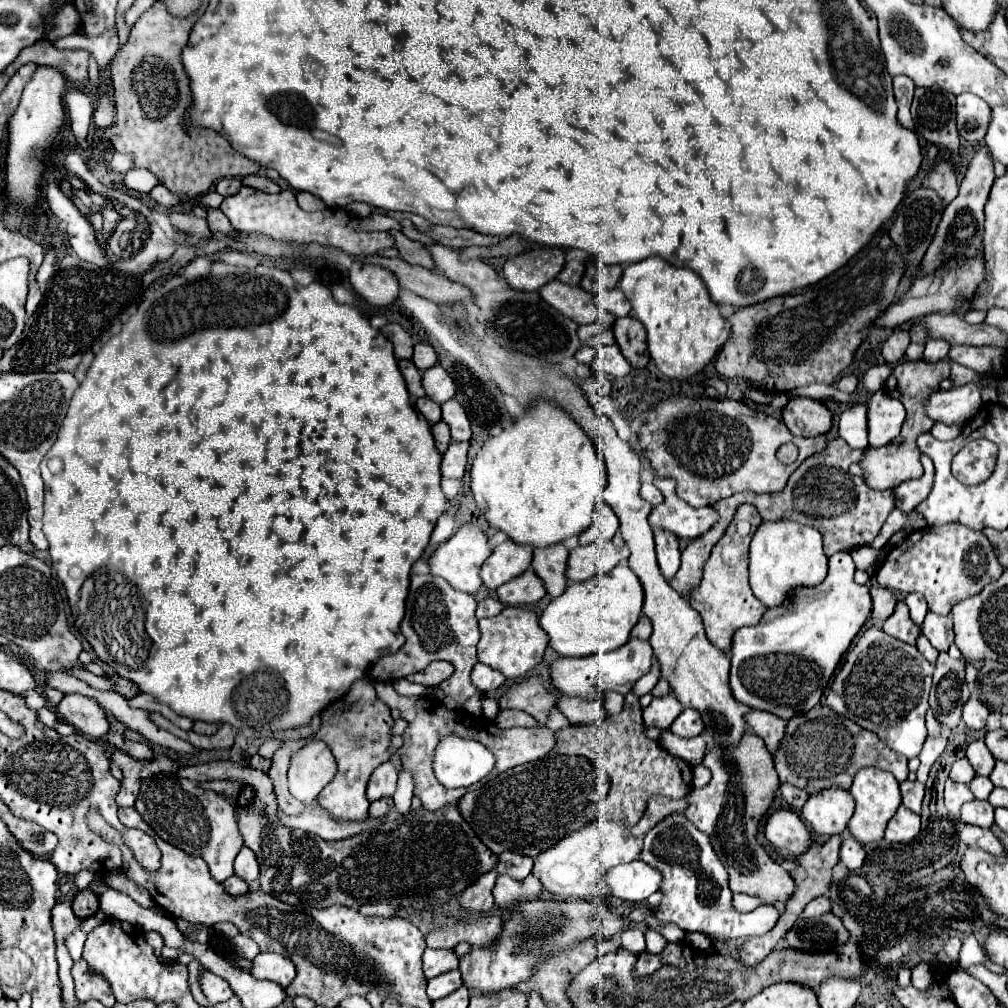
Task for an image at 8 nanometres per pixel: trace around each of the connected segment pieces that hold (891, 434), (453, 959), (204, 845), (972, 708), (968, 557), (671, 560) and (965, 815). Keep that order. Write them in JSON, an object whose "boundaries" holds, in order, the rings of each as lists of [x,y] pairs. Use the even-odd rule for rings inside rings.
{"boundaries":[[[[879,390],[867,402],[867,420],[869,420],[869,446],[887,446],[901,432],[905,408],[899,400]]],[[[427,948],[423,954],[423,974],[427,978],[435,978],[443,972],[449,970],[457,970],[459,958],[453,950],[435,950],[435,948]]],[[[169,772],[143,780],[135,808],[165,842],[181,848],[183,852],[189,852],[191,856],[201,856],[203,860],[207,860],[209,870],[215,872],[215,880],[225,882],[229,876],[233,876],[233,860],[243,846],[233,806],[211,790],[201,790],[199,806],[195,804],[197,784],[185,778],[177,778]]],[[[973,696],[965,702],[963,706],[963,722],[967,724],[969,730],[981,730],[987,722],[987,716],[989,716],[989,710]]],[[[951,522],[945,526],[929,526],[911,532],[901,546],[889,550],[883,564],[877,568],[875,578],[889,590],[903,594],[923,594],[929,610],[945,616],[957,602],[975,596],[981,592],[981,588],[985,588],[985,584],[997,580],[1001,572],[1003,566],[997,562],[991,542],[981,532]]],[[[653,528],[655,534],[655,550],[657,550],[657,562],[661,568],[661,574],[671,580],[681,564],[681,552],[679,552],[679,538],[673,536],[669,530]]],[[[973,800],[961,808],[961,822],[971,824],[971,826],[981,826],[981,828],[991,828],[993,826],[993,806],[985,800]]]]}

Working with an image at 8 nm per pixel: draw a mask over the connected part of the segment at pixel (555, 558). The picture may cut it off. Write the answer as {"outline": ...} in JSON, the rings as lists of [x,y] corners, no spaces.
{"outline":[[[555,544],[551,548],[537,548],[533,556],[533,570],[543,580],[543,586],[551,598],[563,594],[567,586],[567,548],[563,544]]]}

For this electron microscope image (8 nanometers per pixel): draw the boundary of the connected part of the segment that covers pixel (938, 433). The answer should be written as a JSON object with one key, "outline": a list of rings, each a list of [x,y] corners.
{"outline":[[[935,424],[931,434],[937,438],[937,440],[953,440],[961,434],[961,428],[959,426],[945,426],[945,424]]]}

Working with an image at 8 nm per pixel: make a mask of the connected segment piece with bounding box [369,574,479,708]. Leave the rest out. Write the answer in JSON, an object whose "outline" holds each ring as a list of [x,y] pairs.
{"outline":[[[433,574],[425,576],[411,576],[411,588],[407,596],[405,618],[401,622],[401,632],[407,638],[405,644],[397,654],[379,658],[377,664],[369,670],[369,678],[375,682],[395,682],[409,674],[421,672],[433,660],[447,660],[455,666],[451,678],[447,678],[439,687],[451,698],[449,708],[461,708],[465,700],[469,700],[479,690],[471,684],[471,670],[477,662],[477,642],[479,642],[479,628],[475,618],[475,598],[465,592],[453,590],[443,578]]]}

